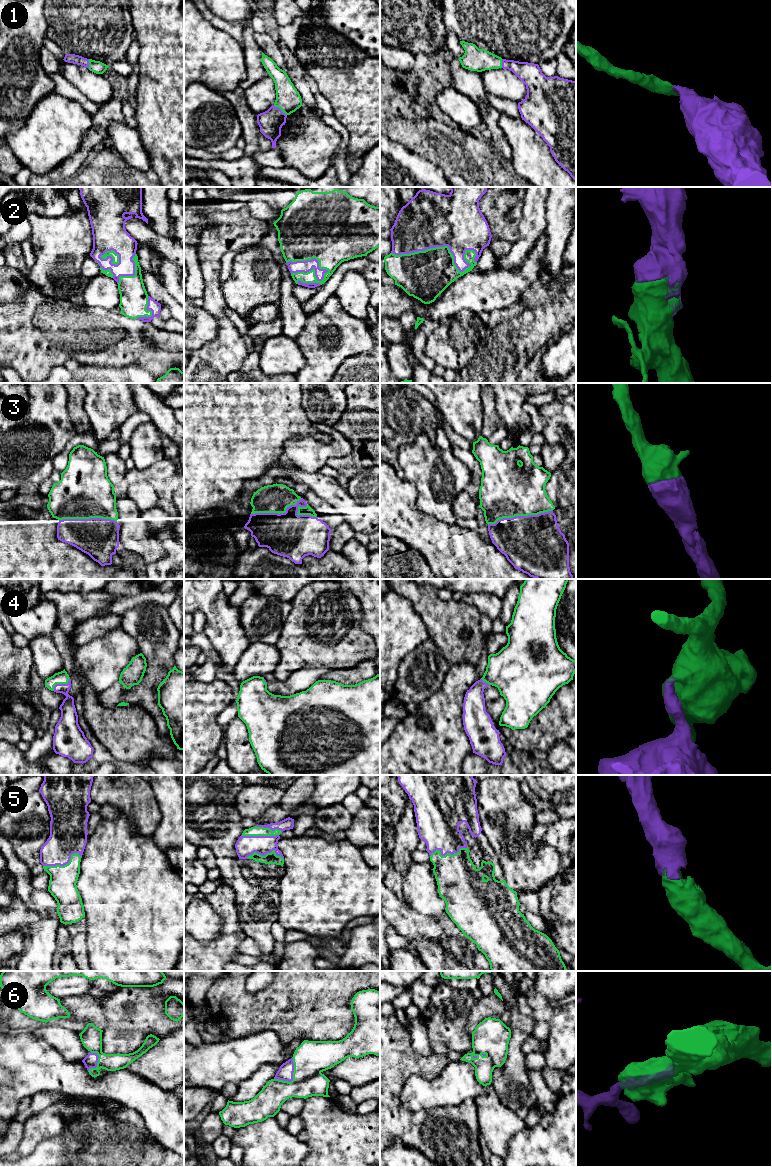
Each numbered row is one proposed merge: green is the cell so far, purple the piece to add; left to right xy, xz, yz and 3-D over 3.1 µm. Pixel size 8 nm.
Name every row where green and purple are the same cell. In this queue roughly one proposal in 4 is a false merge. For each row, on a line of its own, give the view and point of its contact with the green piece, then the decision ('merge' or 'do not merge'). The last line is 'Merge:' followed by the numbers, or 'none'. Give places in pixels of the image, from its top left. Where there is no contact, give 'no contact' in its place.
1: contact xz (280, 108); merge
2: contact yz (450, 252); merge
3: contact yz (520, 515); merge
4: contact xy (60, 683); merge
5: contact xy (64, 865); merge
6: contact xz (293, 1077); merge
Merge: 1, 2, 3, 4, 5, 6

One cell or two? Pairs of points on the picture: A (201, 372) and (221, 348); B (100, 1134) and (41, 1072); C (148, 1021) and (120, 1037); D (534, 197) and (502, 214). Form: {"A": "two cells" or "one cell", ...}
{"A": "one cell", "B": "two cells", "C": "one cell", "D": "two cells"}

